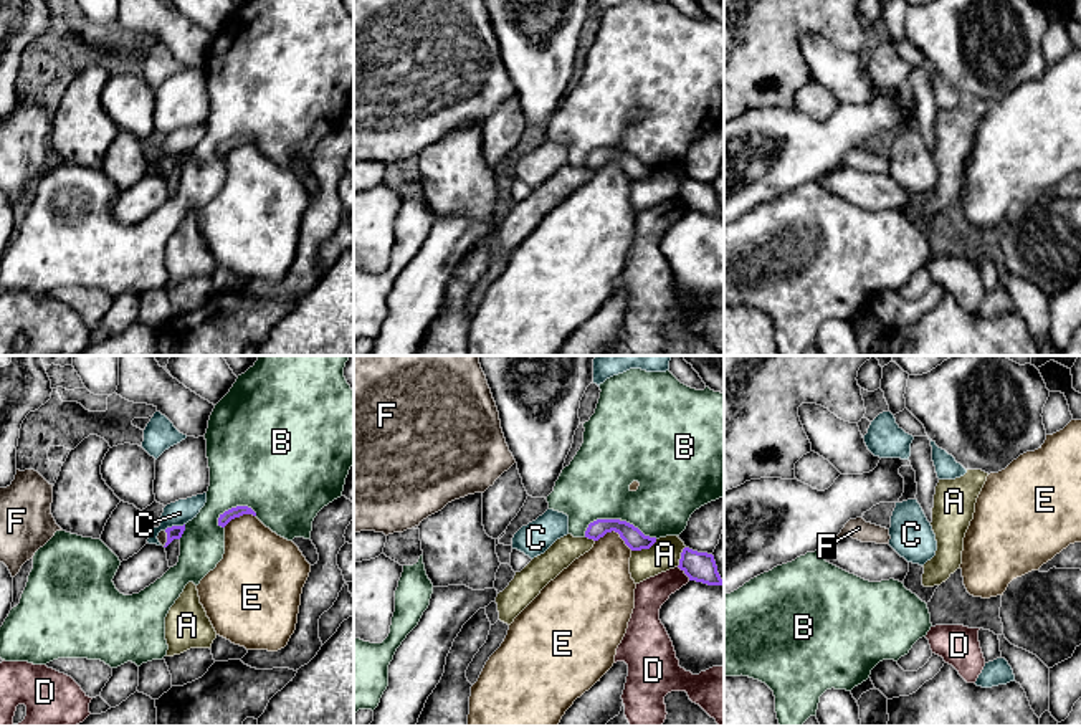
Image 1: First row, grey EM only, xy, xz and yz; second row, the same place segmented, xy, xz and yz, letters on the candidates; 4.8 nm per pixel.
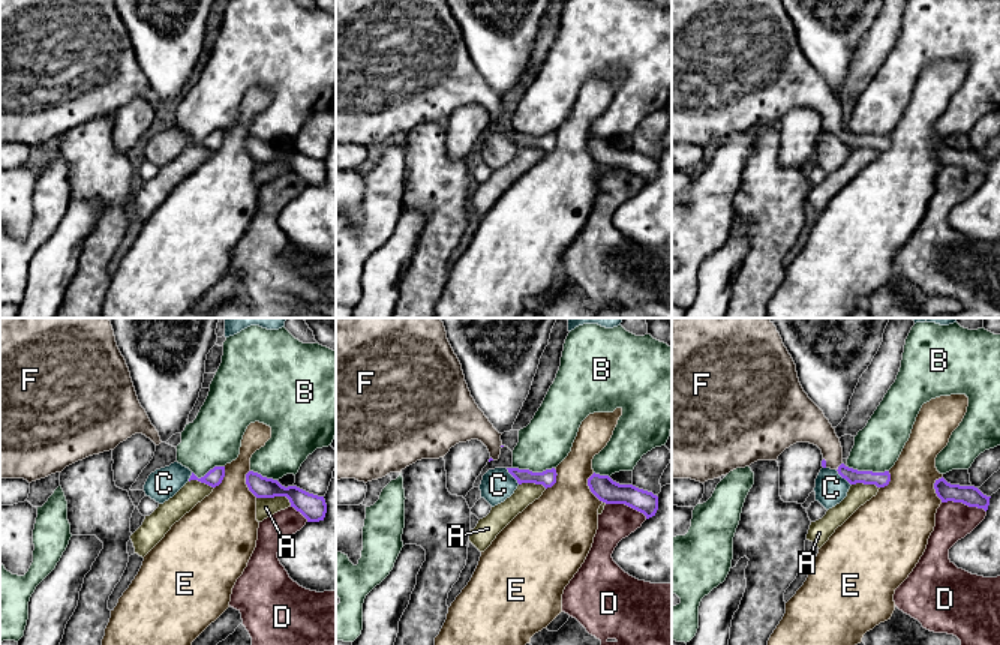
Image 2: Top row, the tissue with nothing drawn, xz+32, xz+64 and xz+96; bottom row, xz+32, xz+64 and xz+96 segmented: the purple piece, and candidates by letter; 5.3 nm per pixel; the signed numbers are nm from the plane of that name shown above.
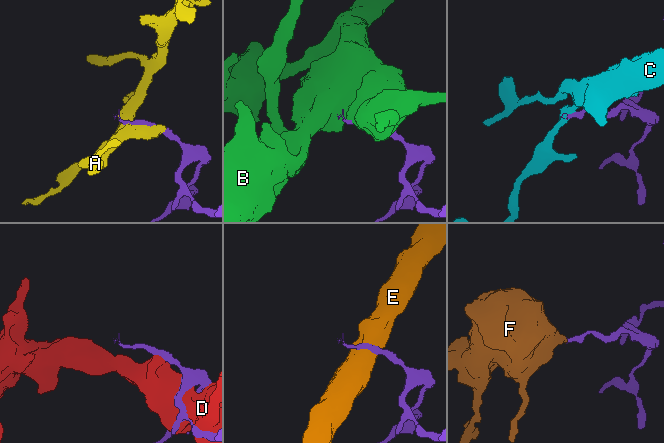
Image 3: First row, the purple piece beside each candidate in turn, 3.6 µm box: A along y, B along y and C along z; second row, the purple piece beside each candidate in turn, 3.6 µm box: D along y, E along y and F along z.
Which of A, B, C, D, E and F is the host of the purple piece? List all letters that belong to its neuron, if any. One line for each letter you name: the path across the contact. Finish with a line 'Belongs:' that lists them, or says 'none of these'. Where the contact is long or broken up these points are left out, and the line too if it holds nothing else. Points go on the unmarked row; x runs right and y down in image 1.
F: across xy (176, 161), (167, 169), (162, 166)
Belongs: F

